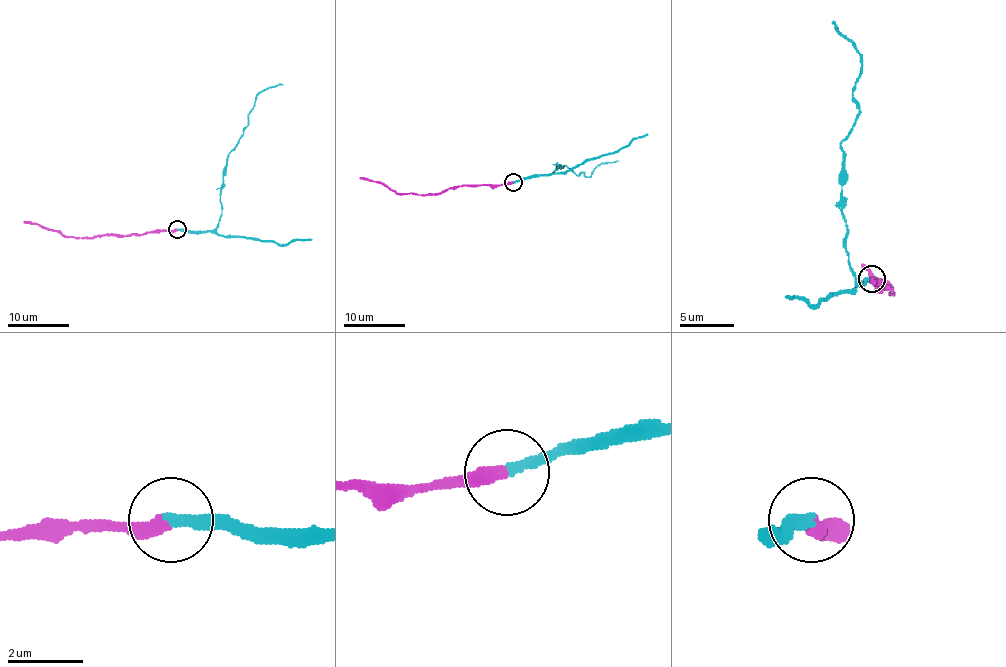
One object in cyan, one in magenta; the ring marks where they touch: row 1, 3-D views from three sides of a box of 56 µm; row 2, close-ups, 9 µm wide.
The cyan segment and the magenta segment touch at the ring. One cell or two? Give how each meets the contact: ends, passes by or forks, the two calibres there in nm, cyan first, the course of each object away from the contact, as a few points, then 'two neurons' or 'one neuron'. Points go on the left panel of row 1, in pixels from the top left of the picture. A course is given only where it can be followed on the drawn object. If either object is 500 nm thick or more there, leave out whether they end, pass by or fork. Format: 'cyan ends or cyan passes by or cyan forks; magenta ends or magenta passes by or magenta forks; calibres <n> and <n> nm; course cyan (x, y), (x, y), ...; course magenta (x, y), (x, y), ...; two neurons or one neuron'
cyan ends; magenta ends; calibres 280 and 380 nm; course cyan (176, 229), (216, 227), (222, 212), (220, 185), (227, 156), (243, 133), (249, 110), (262, 90), (283, 84); course magenta (176, 229), (79, 238), (64, 237), (44, 226), (24, 221); one neuron

